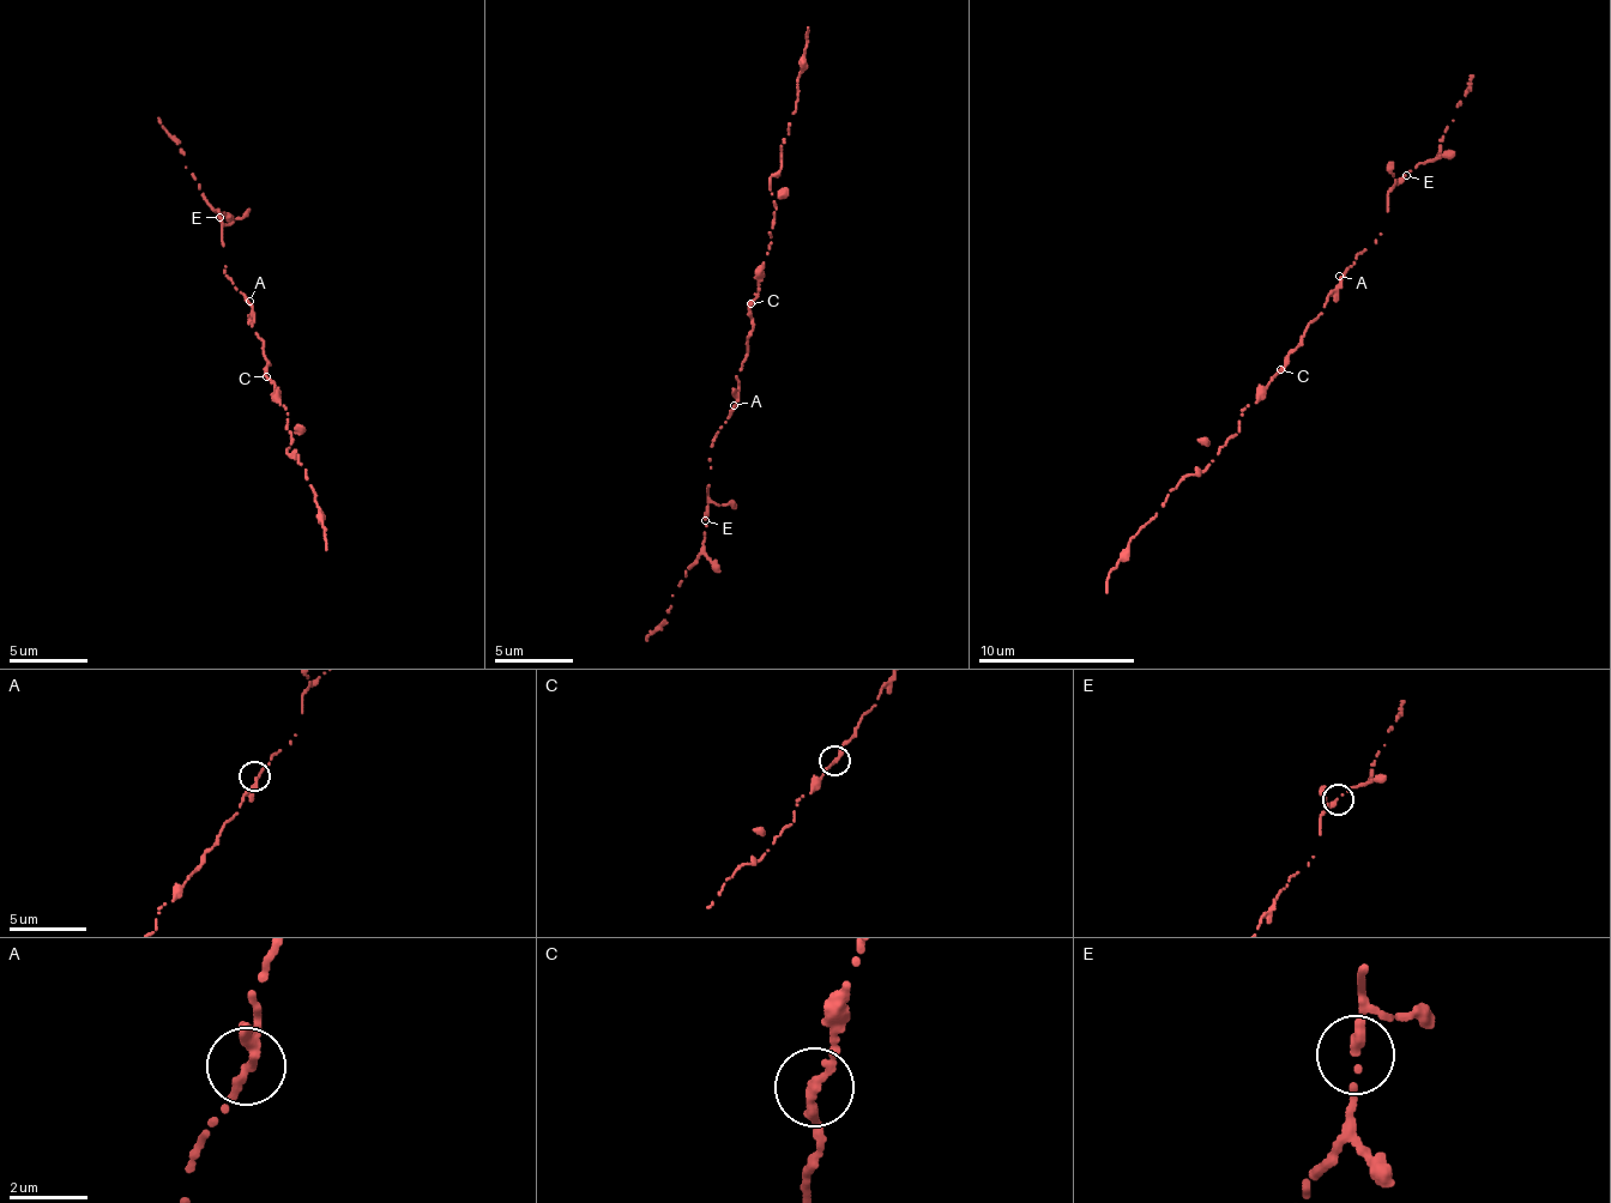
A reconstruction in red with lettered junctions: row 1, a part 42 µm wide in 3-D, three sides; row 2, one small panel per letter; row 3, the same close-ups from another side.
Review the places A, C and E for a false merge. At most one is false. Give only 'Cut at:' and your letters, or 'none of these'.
Cut at: none of these

